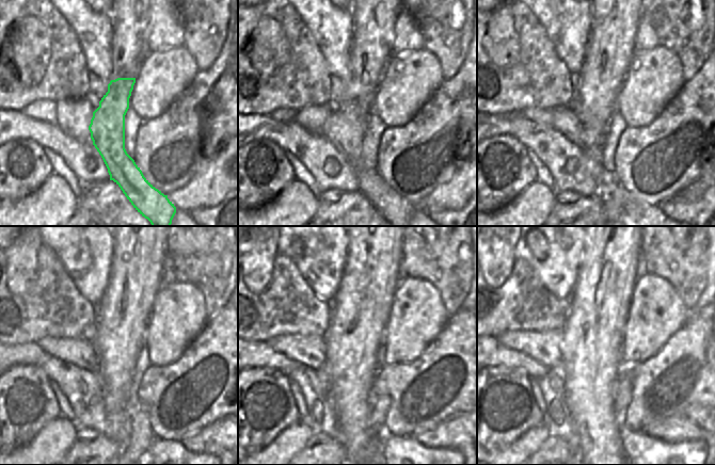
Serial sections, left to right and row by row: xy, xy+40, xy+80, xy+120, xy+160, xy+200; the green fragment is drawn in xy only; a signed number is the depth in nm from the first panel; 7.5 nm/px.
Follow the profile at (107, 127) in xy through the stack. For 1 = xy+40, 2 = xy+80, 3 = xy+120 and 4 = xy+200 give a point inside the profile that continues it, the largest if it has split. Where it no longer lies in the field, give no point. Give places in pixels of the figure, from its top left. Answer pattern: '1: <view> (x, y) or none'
1: xy+40 (345, 127)
2: xy+80 (565, 119)
3: xy+120 (81, 353)
4: xy+200 (544, 347)

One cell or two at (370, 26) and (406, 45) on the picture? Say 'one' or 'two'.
two

